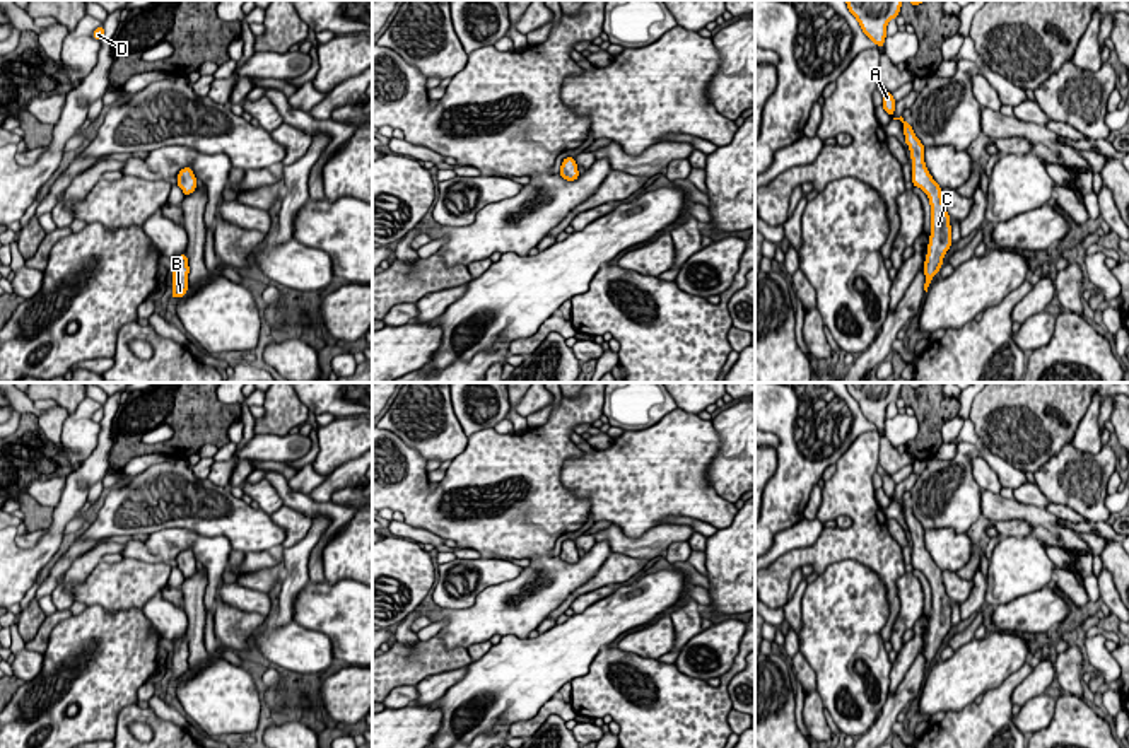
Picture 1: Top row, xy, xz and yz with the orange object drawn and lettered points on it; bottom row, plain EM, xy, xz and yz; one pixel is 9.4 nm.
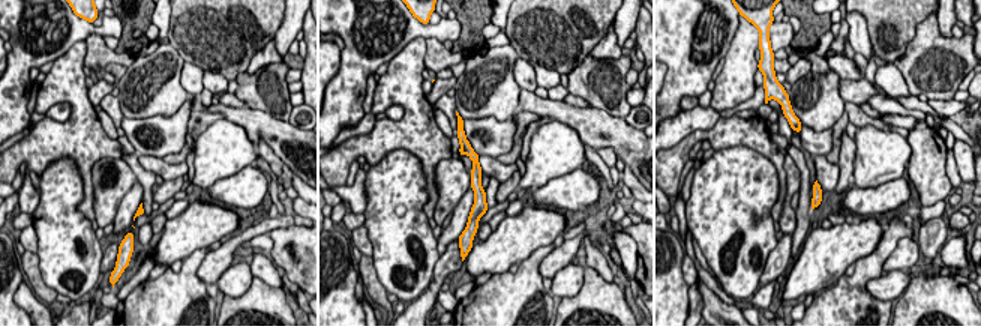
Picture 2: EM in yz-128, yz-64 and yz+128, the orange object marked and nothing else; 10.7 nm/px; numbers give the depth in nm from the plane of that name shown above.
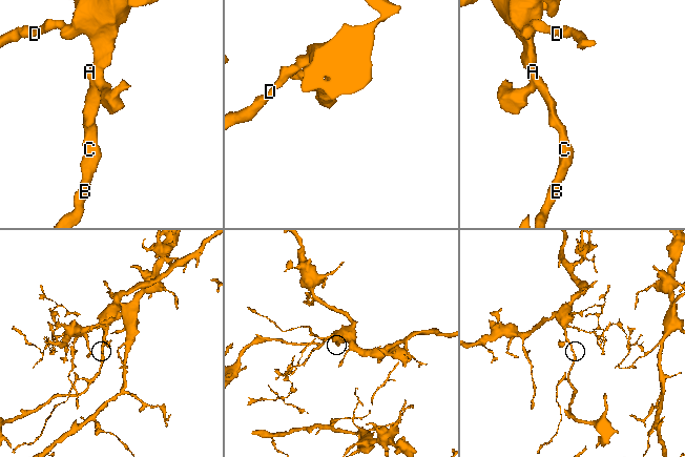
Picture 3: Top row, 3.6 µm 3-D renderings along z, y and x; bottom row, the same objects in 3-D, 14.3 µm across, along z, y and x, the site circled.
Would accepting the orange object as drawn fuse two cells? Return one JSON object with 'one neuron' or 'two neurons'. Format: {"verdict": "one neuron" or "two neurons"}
{"verdict": "one neuron"}

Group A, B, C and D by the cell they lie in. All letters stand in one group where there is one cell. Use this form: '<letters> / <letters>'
A B C D

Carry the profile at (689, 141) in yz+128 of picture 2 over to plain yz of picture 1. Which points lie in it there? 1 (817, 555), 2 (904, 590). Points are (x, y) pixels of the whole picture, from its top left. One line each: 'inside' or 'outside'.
1: inside
2: outside

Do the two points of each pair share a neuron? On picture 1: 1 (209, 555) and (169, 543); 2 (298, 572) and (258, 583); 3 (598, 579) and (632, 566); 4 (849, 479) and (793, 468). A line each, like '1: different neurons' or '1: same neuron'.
1: same neuron
2: different neurons
3: same neuron
4: different neurons

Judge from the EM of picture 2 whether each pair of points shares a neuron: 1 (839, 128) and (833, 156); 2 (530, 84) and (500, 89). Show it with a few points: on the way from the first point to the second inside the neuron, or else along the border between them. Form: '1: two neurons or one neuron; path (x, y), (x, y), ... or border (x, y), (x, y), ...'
1: one neuron; path (837, 135), (836, 149)
2: two neurons; border (516, 57), (513, 78), (521, 87)

